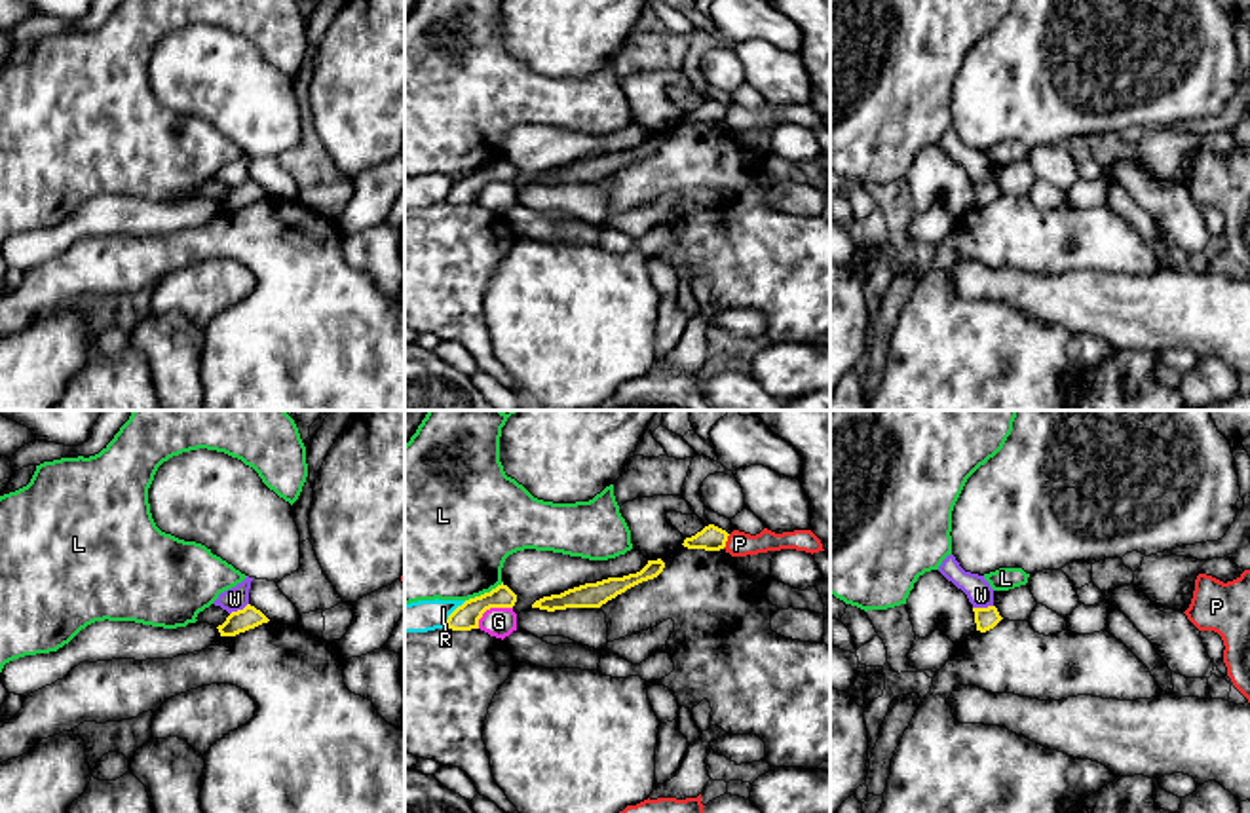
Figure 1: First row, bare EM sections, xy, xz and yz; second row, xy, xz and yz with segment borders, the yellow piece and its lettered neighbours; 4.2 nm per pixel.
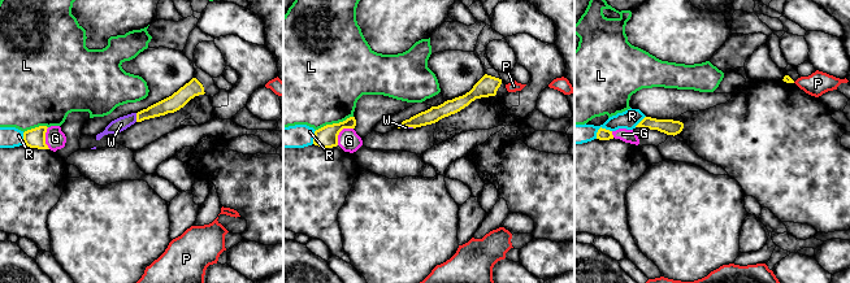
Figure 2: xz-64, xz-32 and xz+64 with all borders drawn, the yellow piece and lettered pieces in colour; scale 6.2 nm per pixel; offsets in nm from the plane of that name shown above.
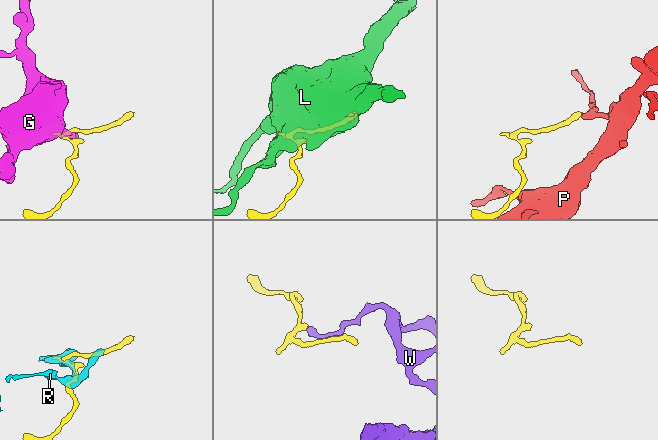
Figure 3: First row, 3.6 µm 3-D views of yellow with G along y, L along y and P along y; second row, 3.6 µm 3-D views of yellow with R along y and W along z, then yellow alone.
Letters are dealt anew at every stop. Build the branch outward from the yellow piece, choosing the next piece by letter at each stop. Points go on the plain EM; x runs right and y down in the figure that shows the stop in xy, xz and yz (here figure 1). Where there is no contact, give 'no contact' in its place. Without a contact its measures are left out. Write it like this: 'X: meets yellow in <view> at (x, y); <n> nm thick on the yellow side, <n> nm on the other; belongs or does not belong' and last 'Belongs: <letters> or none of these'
G: meets yellow in xz at (491, 181); 110 nm thick on the yellow side, 130 nm on the other; does not belong
L: meets yellow in xz at (485, 168); 110 nm thick on the yellow side, 460 nm on the other; does not belong
P: meets yellow in xz at (726, 114); 110 nm thick on the yellow side, 110 nm on the other; does not belong
R: meets yellow in xz at (453, 187); 110 nm thick on the yellow side, 140 nm on the other; does not belong
W: meets yellow in yz at (983, 183); 100 nm thick on the yellow side, 110 nm on the other; does not belong
Belongs: none of these

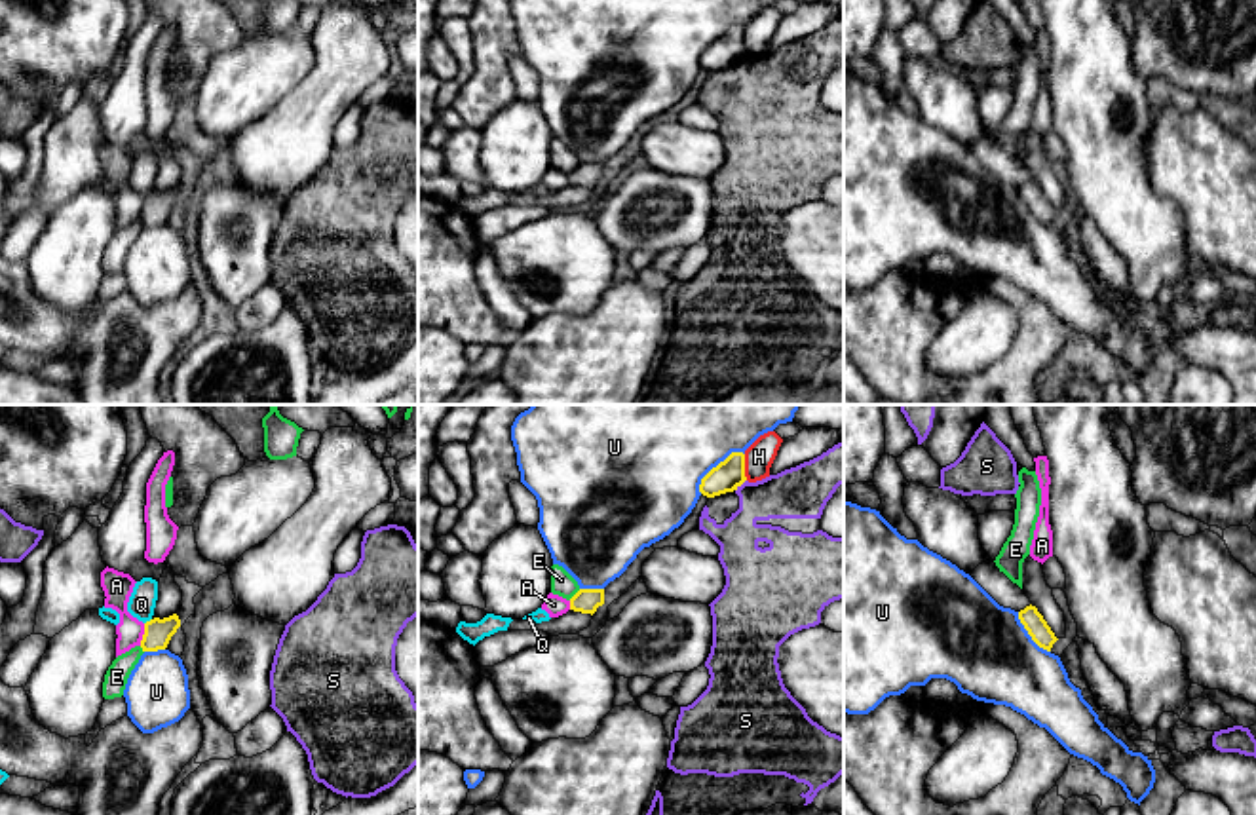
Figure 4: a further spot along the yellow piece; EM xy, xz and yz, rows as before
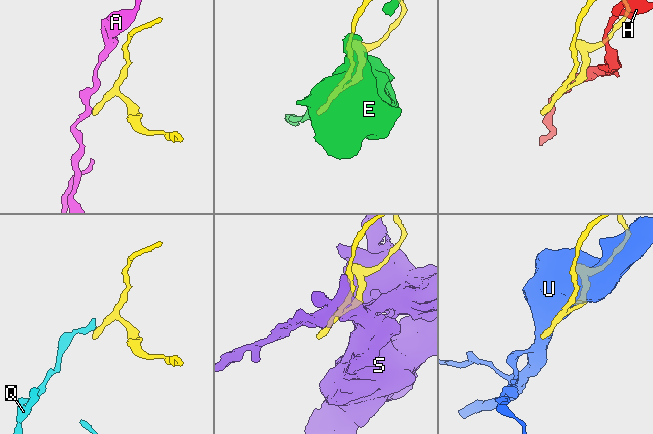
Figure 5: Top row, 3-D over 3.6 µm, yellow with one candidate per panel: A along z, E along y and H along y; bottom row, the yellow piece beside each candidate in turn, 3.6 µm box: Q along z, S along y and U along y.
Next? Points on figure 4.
A: meets yellow in xy at (143, 209); 120 nm thick on the yellow side, 120 nm on the other; does not belong
E: meets yellow in xz at (576, 168); 110 nm thick on the yellow side, 100 nm on the other; does not belong
H: meets yellow in xz at (743, 42); 130 nm thick on the yellow side, 120 nm on the other; does not belong
Q: meets yellow in xy at (147, 196); 120 nm thick on the yellow side, 120 nm on the other; does not belong
S: meets yellow in xz at (742, 57); 130 nm thick on the yellow side, 220 nm on the other; does not belong
U: meets yellow in xz at (719, 38); 130 nm thick on the yellow side, 360 nm on the other; does not belong
Belongs: none of these

